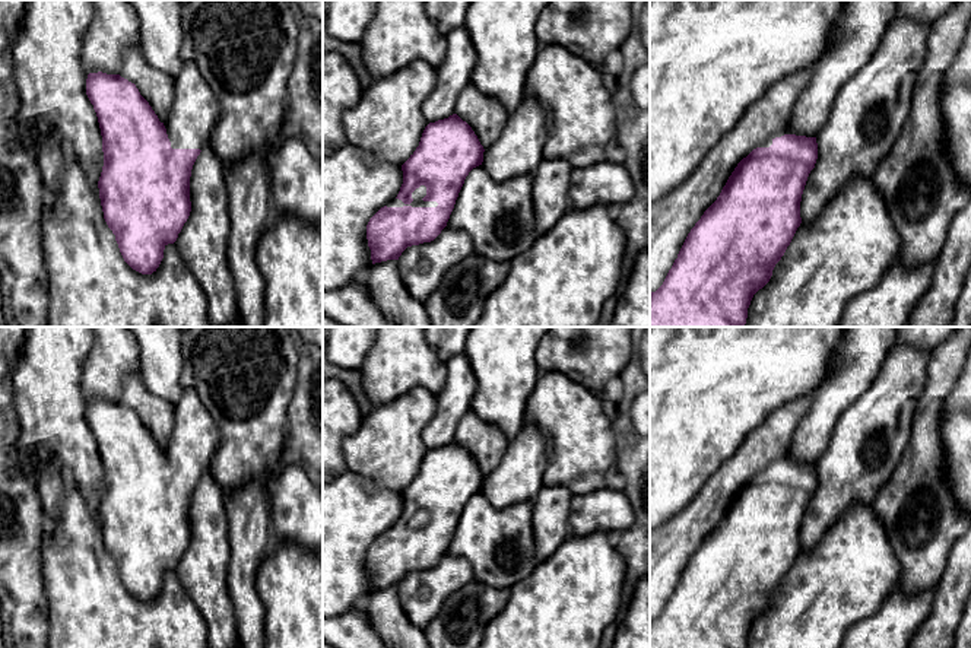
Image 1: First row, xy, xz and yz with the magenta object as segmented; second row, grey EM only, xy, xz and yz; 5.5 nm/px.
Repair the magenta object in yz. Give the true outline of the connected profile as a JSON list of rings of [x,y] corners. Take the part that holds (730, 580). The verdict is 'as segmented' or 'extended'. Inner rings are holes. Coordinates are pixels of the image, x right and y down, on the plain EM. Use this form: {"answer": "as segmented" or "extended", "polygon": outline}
{"answer": "extended", "polygon": [[[844,327],[843,334],[837,346],[832,349],[828,365],[831,363],[831,358],[837,355],[840,359],[831,375],[824,375],[821,381],[813,387],[813,401],[807,410],[807,413],[800,419],[797,428],[793,432],[790,445],[787,451],[775,460],[774,464],[768,466],[762,473],[753,476],[746,485],[743,485],[732,502],[729,504],[726,512],[723,514],[717,527],[704,539],[701,546],[695,550],[695,553],[688,560],[678,585],[675,587],[672,595],[669,597],[663,612],[650,620],[650,648],[746,648],[748,635],[753,622],[762,616],[771,606],[772,597],[775,591],[784,582],[787,574],[790,572],[797,555],[802,550],[800,544],[800,528],[802,521],[807,508],[810,498],[815,495],[818,486],[818,470],[816,463],[822,452],[825,451],[829,439],[829,433],[840,417],[840,414],[857,398],[860,397],[876,379],[879,375],[880,366],[886,358],[888,350],[895,343],[895,334],[898,327]]]}

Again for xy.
{"answer": "extended", "polygon": [[[184,387],[174,413],[168,445],[161,450],[136,412],[120,401],[98,398],[86,406],[86,422],[102,463],[104,493],[98,515],[104,546],[124,588],[142,601],[156,598],[165,574],[177,568],[190,543],[191,496],[219,445],[218,426],[196,390]]]}

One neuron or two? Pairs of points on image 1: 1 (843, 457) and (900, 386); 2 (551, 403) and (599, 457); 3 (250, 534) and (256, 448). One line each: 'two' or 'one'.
1: one
2: one
3: one

